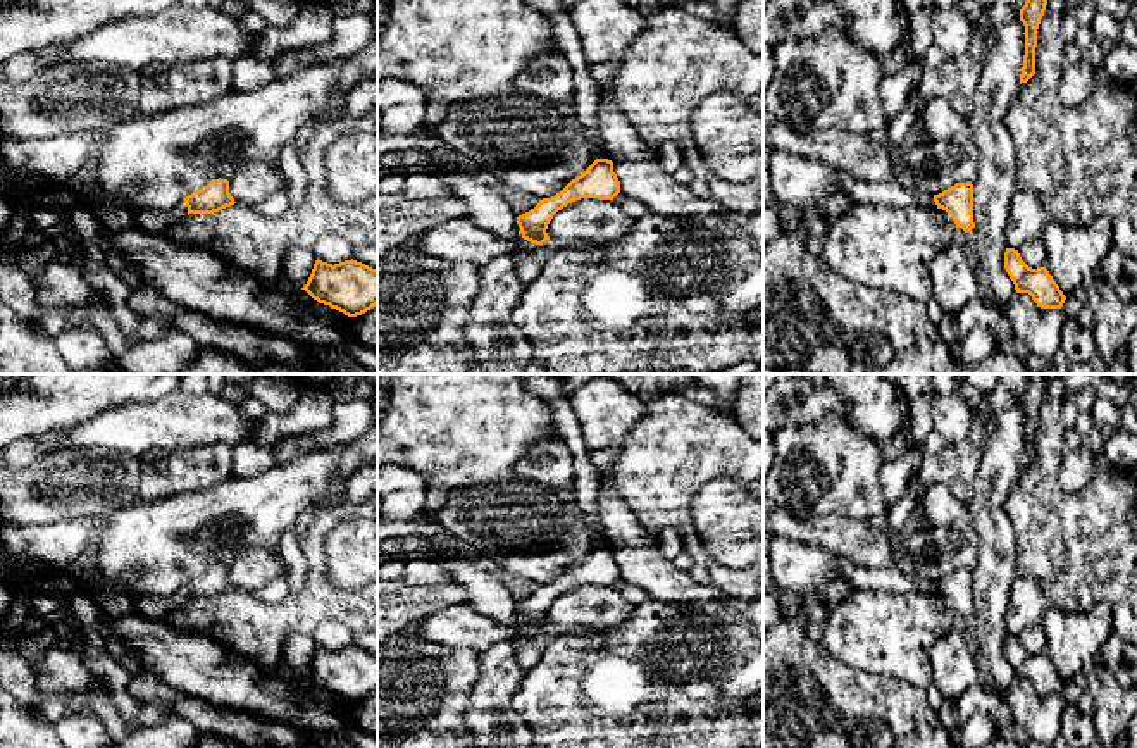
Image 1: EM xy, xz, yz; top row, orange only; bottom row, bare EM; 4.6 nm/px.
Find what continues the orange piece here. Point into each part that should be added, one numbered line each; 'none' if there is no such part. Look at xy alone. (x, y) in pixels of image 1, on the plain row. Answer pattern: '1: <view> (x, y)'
none

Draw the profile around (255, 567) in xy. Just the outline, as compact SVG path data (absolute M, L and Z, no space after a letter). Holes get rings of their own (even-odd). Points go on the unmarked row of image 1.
M255 546L241 552L229 565L229 579L236 589L255 595L264 586L288 572L281 555Z

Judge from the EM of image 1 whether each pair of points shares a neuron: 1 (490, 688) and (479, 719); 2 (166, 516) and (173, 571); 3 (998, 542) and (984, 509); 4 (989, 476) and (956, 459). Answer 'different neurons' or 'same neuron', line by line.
1: same neuron
2: same neuron
3: same neuron
4: different neurons

